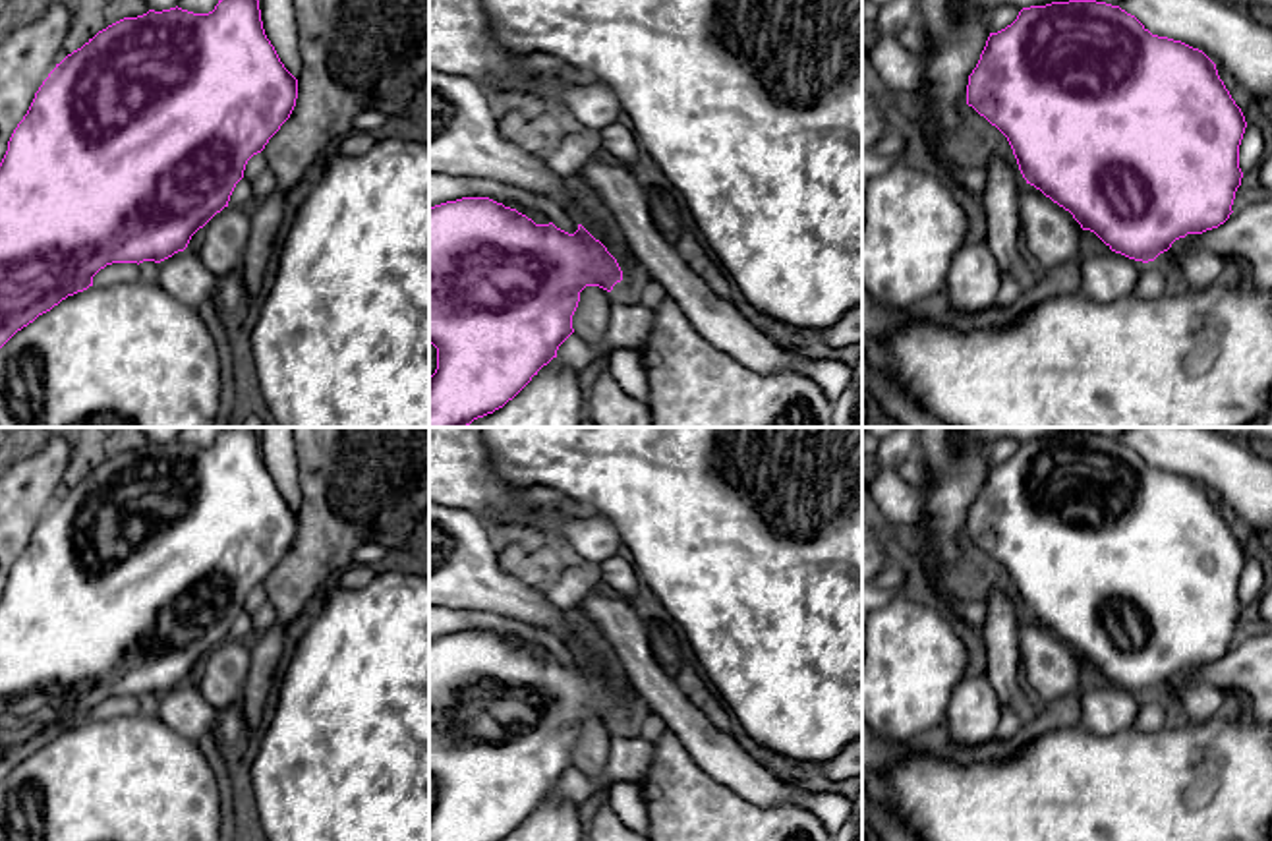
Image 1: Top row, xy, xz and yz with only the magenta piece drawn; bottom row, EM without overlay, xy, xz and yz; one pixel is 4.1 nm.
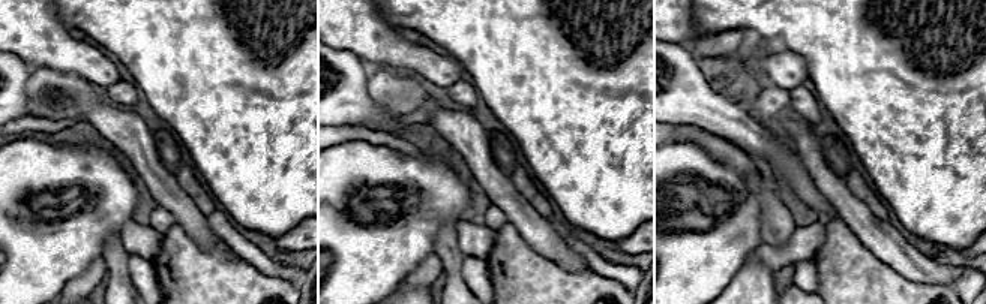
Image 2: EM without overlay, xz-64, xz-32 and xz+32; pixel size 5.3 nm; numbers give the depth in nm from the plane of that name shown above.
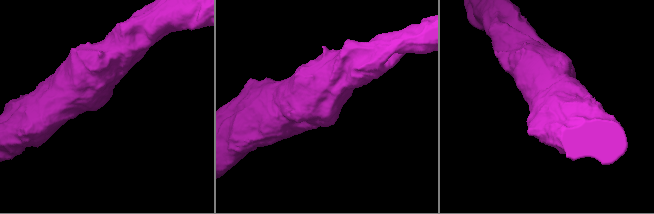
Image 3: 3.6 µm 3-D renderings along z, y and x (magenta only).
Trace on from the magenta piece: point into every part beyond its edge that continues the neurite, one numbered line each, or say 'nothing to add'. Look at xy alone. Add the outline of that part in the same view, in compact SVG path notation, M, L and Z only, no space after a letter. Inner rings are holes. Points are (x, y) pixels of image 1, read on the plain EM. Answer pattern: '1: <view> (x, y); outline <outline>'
nothing to add

